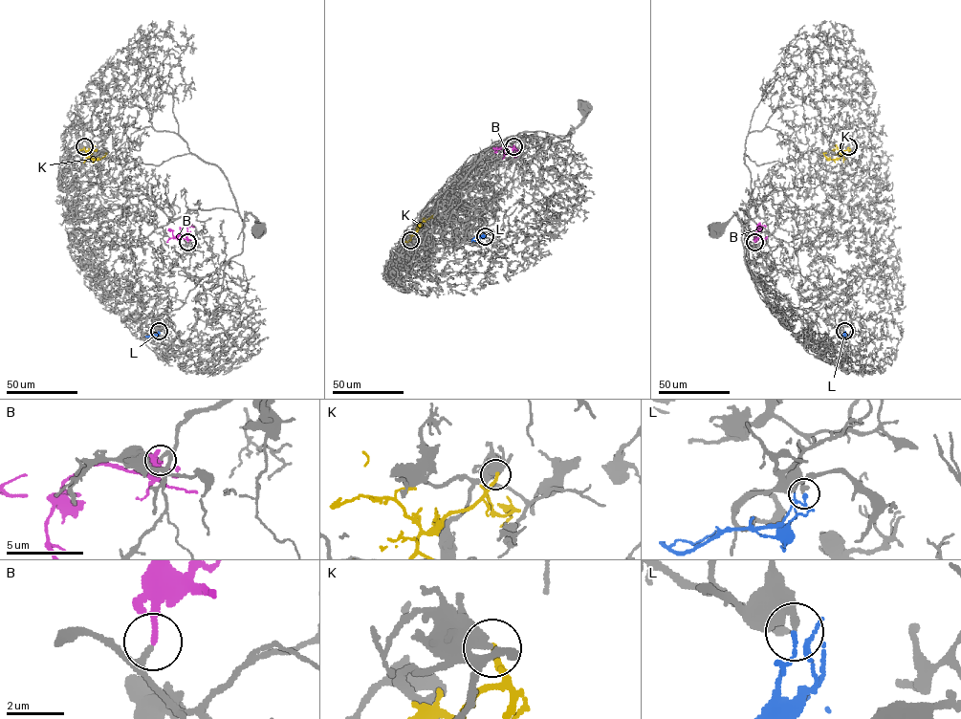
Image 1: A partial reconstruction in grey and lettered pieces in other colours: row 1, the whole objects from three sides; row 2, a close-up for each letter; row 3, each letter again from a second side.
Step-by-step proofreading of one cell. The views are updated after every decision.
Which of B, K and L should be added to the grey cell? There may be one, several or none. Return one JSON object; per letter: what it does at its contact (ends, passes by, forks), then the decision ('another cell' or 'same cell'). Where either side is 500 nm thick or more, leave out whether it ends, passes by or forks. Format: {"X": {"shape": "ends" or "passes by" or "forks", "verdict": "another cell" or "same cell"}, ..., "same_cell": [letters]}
{"B": {"shape": "ends", "verdict": "same cell"}, "K": {"verdict": "another cell"}, "L": {"shape": "ends", "verdict": "another cell"}, "same_cell": ["B"]}

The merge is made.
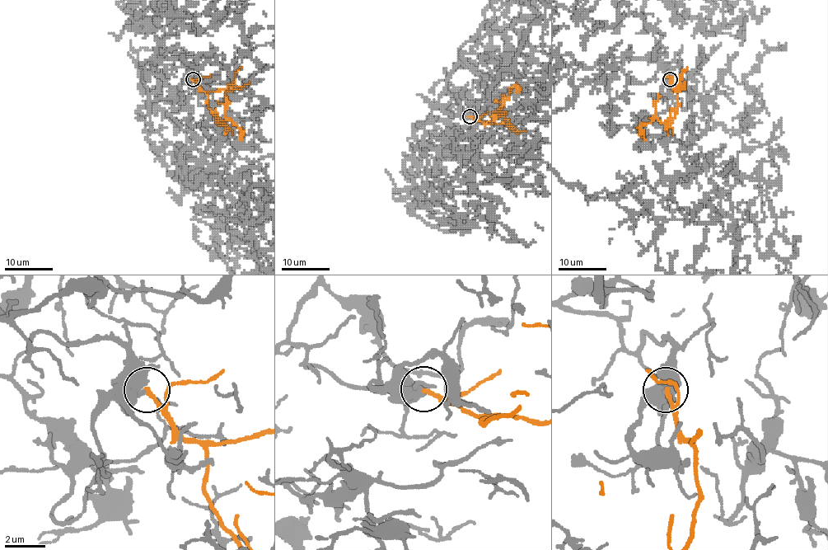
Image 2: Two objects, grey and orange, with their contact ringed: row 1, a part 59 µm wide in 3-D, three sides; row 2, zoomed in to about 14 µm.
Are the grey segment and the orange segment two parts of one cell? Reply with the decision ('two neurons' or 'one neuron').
two neurons

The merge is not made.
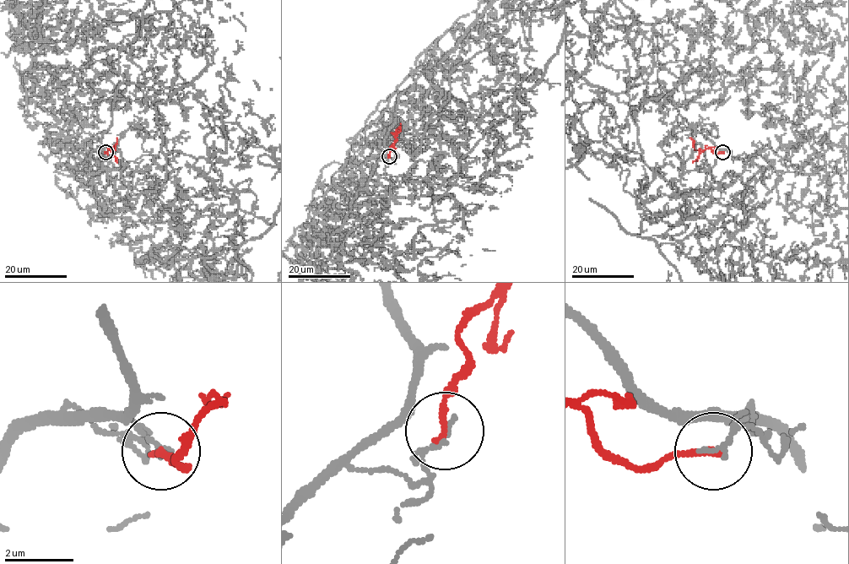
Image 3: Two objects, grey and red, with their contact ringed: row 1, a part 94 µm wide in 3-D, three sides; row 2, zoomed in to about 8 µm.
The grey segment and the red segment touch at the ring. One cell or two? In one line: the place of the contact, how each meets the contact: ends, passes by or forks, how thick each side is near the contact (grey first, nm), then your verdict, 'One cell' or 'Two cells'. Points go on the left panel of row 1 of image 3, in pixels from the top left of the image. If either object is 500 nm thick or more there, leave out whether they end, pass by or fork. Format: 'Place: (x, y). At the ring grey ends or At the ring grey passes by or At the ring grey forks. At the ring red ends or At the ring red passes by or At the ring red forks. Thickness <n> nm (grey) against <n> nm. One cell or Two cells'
Place: (105, 152). At the ring grey ends. At the ring red ends. Thickness 140 nm (grey) against 190 nm. Two cells

